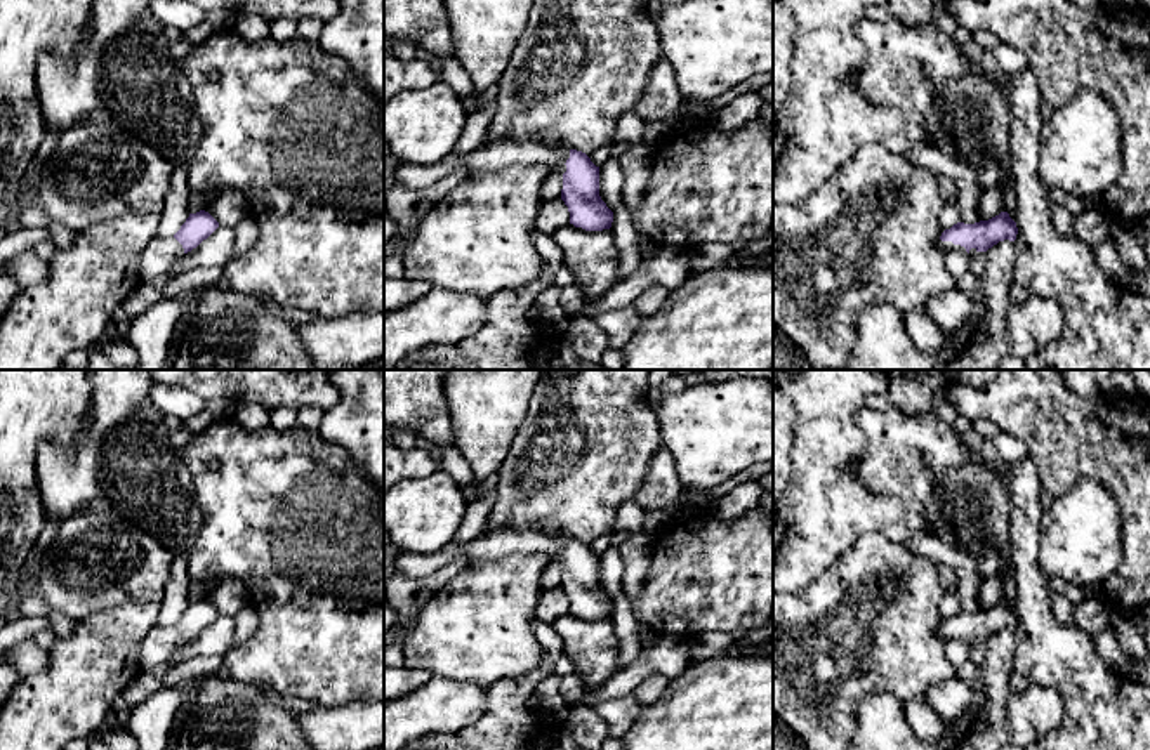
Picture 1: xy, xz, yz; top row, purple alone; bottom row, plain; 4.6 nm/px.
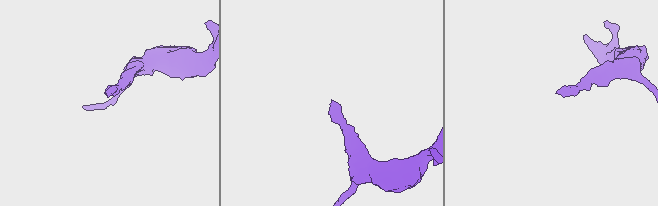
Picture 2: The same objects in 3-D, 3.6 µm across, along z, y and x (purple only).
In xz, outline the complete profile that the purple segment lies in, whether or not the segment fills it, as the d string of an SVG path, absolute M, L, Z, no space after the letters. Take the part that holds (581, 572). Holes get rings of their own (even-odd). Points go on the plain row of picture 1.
M539 524L535 531L563 540L563 550L547 556L547 564L563 564L561 589L568 595L570 613L585 620L610 618L613 601L599 585L599 556L585 542L572 538L552 524Z

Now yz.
M1001 601L988 609L980 609L975 613L954 613L950 618L942 622L938 635L943 642L961 641L971 646L976 641L987 641L999 630L1015 630L1016 623L1016 611L1008 601Z

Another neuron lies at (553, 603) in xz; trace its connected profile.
M561 587L544 590L535 615L540 622L552 623L558 616L570 613L568 595Z

